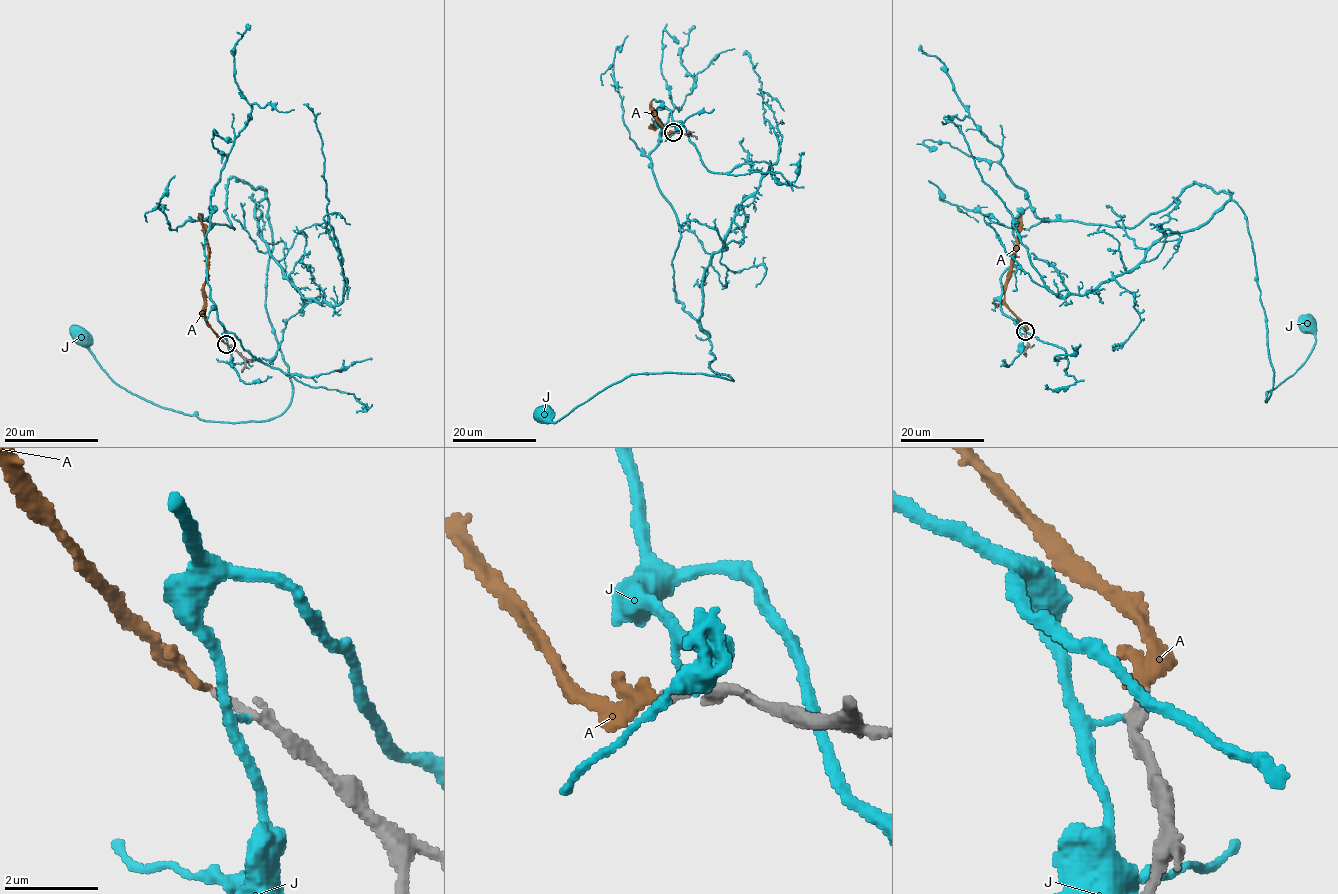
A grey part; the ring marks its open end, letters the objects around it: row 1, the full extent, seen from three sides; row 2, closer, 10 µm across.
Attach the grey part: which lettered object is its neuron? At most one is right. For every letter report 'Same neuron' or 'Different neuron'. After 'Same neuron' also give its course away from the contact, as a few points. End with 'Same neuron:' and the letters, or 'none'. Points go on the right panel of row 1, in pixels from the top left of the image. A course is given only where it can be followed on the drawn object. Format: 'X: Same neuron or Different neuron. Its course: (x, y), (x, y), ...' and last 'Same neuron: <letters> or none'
A: Same neuron. Its course: (1025, 330), (1025, 325), (1004, 301), (1006, 276), (1021, 214)
J: Different neuron
Same neuron: A

